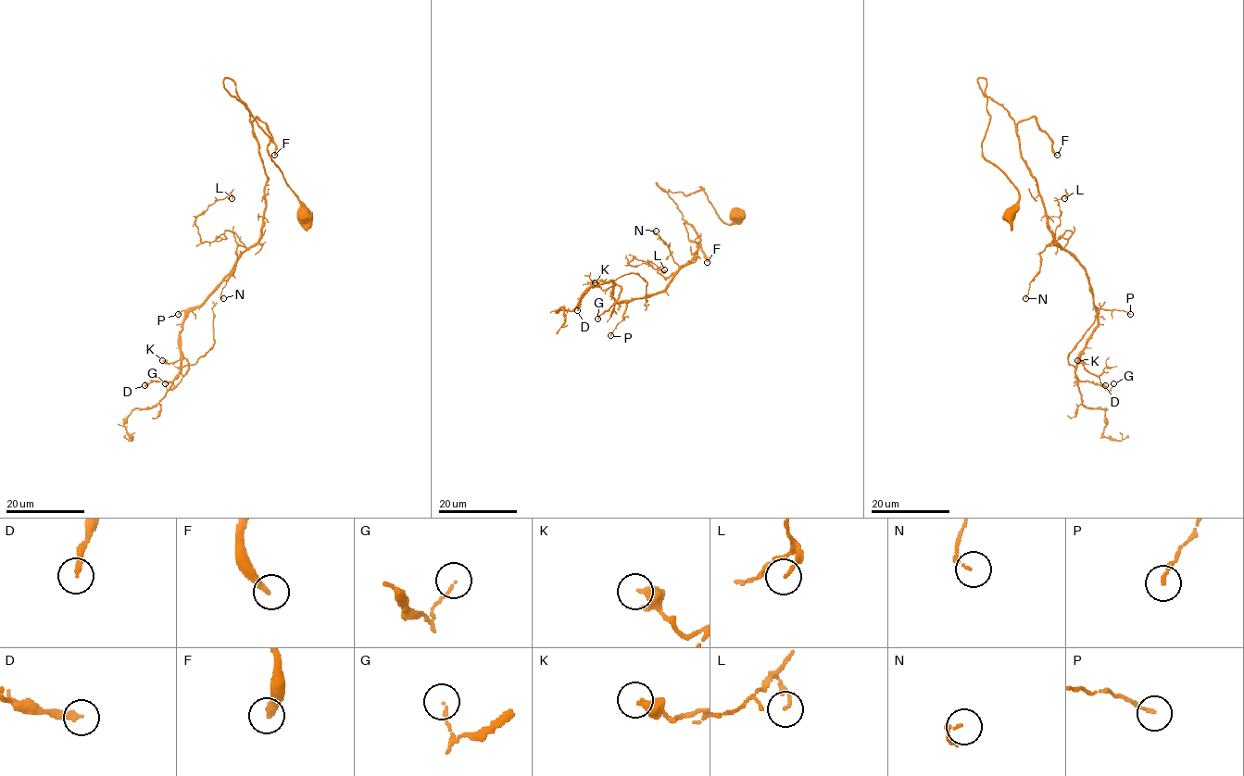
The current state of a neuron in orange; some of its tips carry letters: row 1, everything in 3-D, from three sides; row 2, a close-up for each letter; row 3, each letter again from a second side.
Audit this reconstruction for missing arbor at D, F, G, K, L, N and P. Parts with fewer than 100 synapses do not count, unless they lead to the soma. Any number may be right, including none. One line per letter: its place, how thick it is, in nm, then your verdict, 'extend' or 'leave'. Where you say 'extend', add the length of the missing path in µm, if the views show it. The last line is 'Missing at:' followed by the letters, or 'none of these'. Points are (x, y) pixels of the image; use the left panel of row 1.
D: place (144, 385); calibre 240 nm; leave
F: place (274, 155); calibre 260 nm; extend; missing 80 µm
G: place (165, 383); calibre 80 nm; leave
K: place (162, 360); calibre 280 nm; leave
L: place (232, 198); calibre 100 nm; leave
N: place (223, 298); calibre 110 nm; leave
P: place (178, 314); calibre 150 nm; leave
Missing at: F

